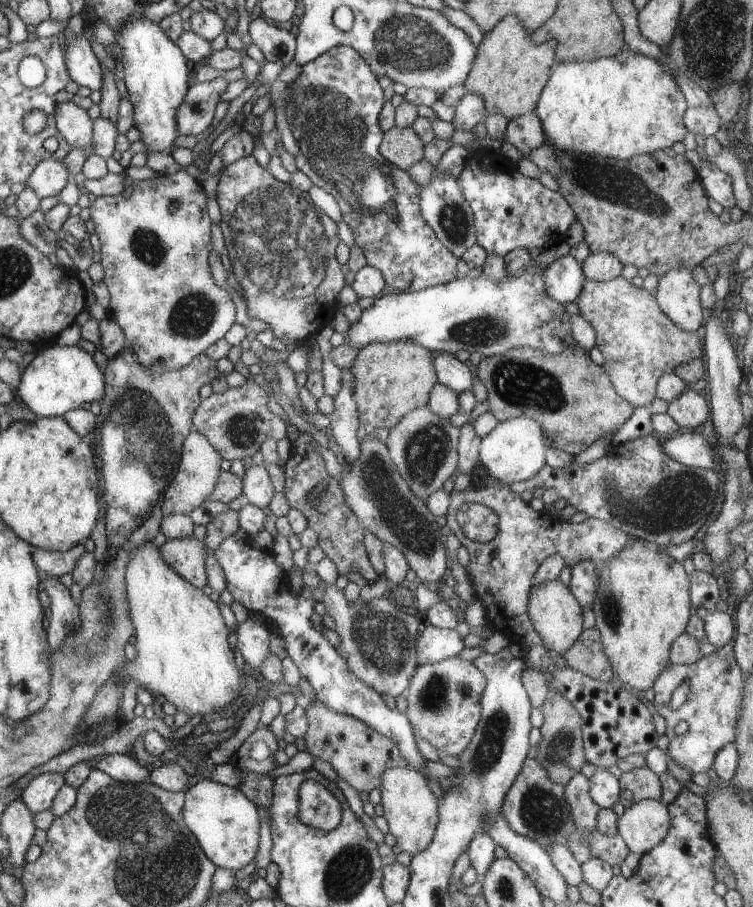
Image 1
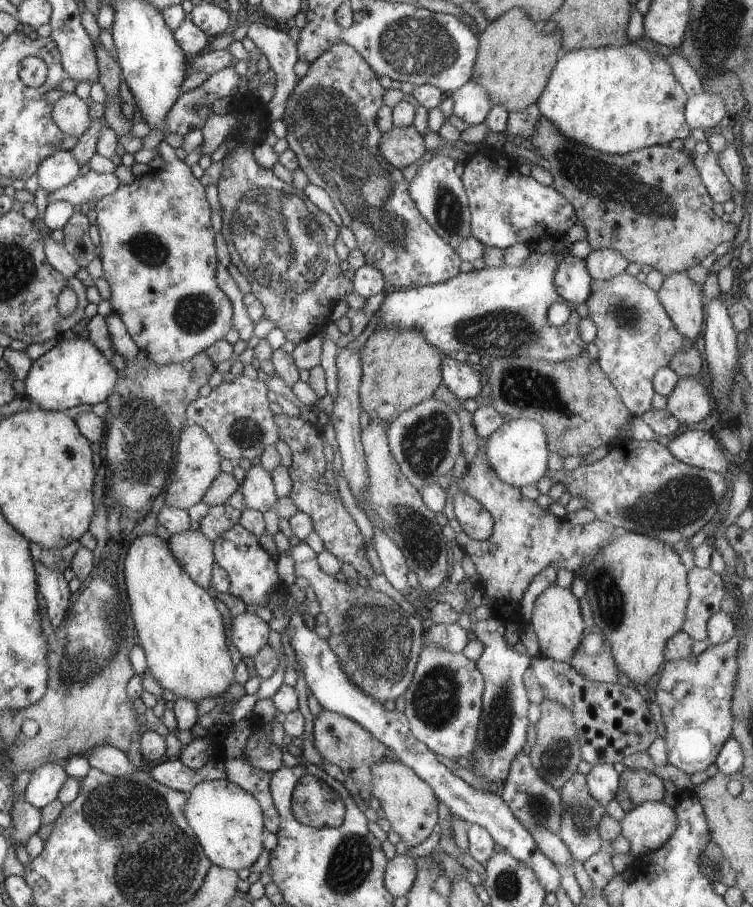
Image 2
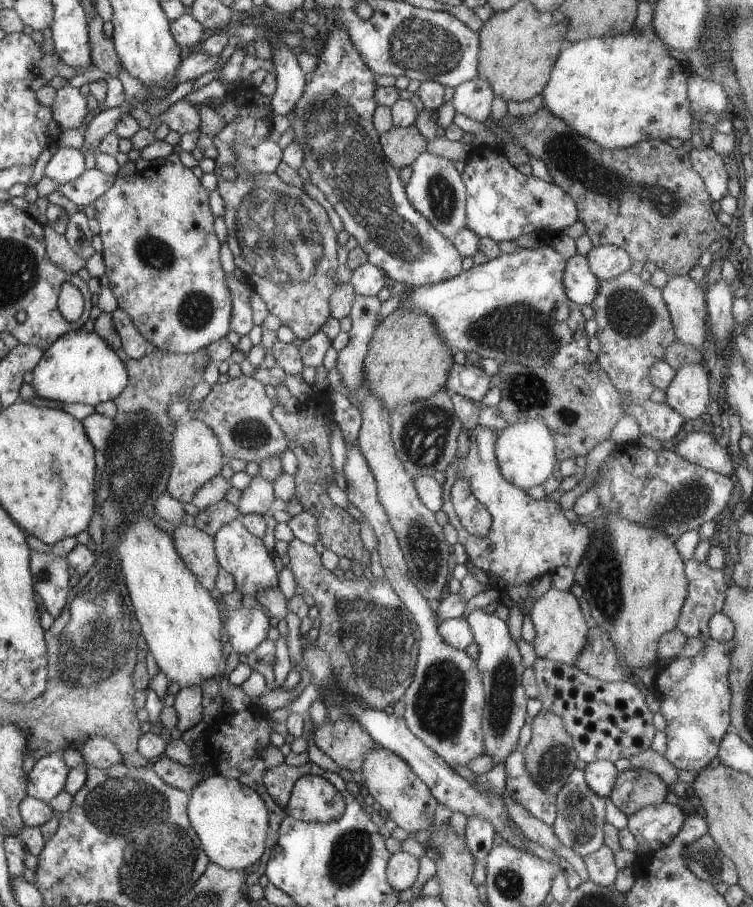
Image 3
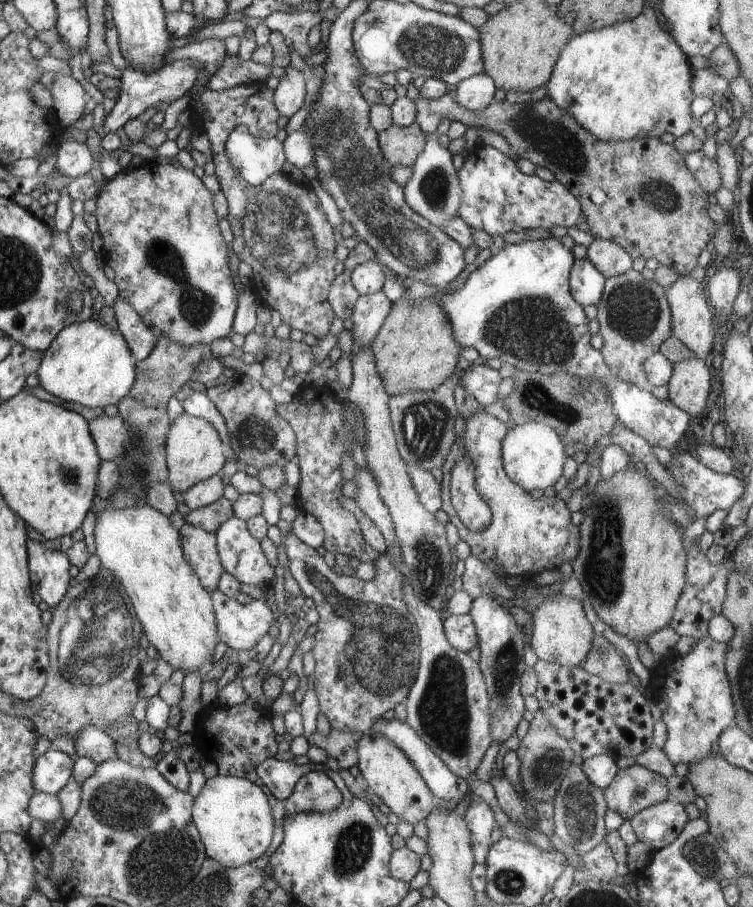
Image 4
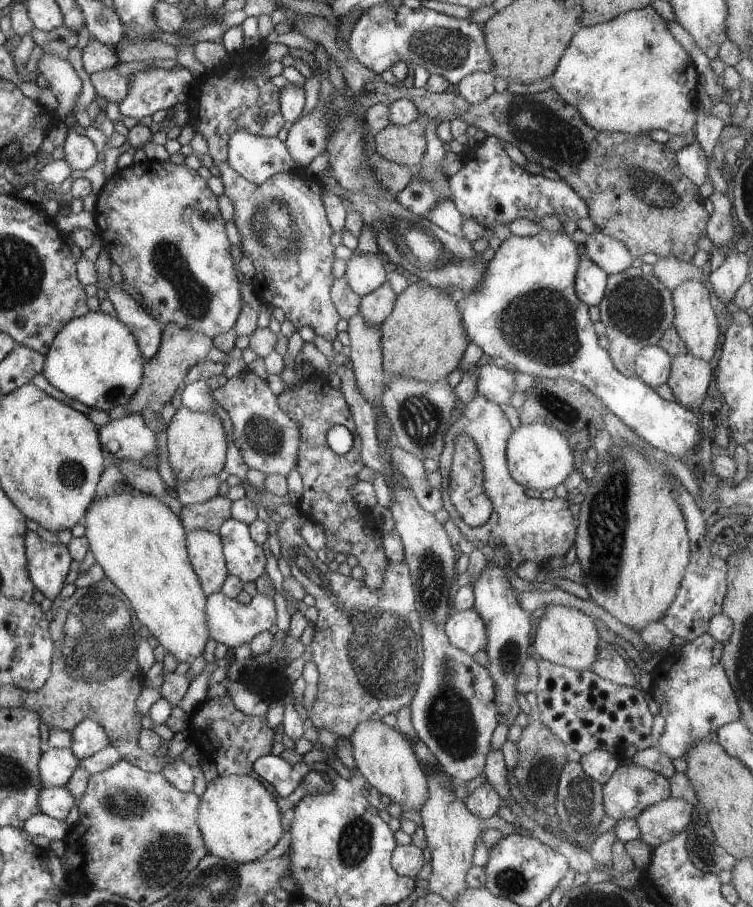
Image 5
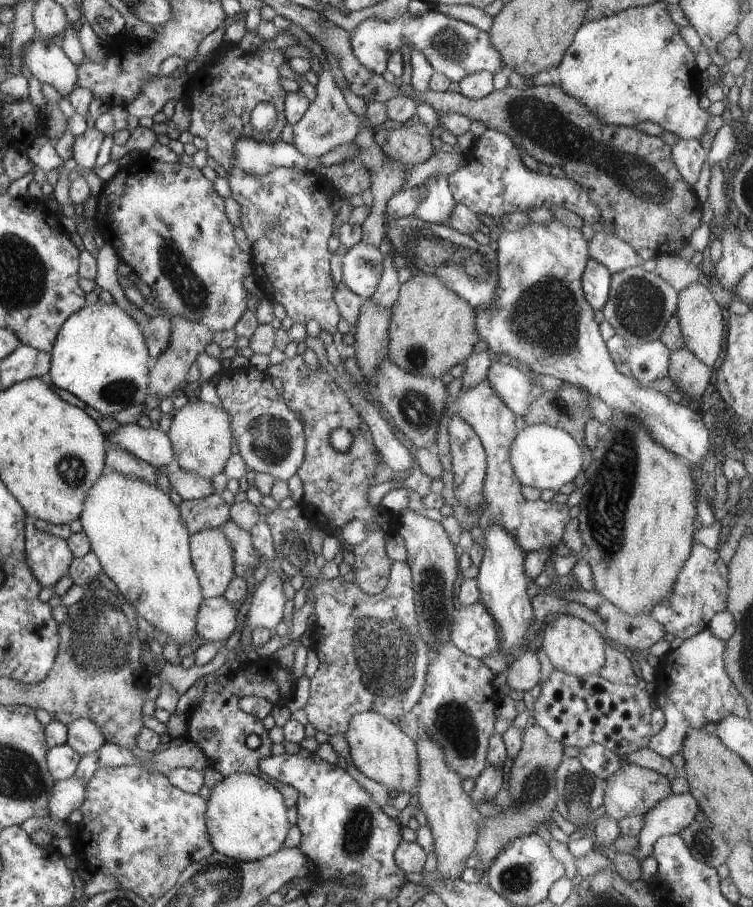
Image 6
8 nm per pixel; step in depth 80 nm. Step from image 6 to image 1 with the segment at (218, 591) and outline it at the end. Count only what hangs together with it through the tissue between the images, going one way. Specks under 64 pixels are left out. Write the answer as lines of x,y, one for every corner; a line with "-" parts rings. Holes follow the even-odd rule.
194,536
183,539
168,539
162,545
162,556
180,576
192,586
202,589
207,584
205,558
208,548

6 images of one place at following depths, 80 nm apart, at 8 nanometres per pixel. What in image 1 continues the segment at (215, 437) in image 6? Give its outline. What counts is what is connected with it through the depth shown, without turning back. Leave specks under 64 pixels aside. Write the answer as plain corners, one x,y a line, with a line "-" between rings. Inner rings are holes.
193,430
187,436
187,440
183,442
178,472
163,494
161,506
163,518
169,514
189,515
194,508
198,508
200,504
204,504
206,500
210,499
211,492
214,490
222,471
220,468
221,462
220,454
212,448
208,439
203,434

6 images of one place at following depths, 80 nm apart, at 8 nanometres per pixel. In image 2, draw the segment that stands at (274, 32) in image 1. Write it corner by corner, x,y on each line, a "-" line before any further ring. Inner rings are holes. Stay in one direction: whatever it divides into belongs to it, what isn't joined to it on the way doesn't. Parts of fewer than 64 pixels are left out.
252,23
249,26
247,36
252,42
254,42
256,48
266,55
266,60
268,60
270,64
269,68
273,70
274,74
277,76
276,86
278,86
278,89
275,91
274,98
272,98
266,106
268,114
267,128
269,128
274,120
283,118
288,95
294,90
296,83
299,81
294,73
294,65
299,59
297,55
297,42
292,40
288,32
284,32
284,30
279,30
262,23

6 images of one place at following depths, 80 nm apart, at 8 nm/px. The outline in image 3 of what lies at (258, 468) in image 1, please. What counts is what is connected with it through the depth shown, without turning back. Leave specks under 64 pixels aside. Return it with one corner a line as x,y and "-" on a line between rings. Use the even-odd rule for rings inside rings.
260,472
251,478
247,488
241,492
237,507
240,515
258,513
266,514
276,500
273,491
273,482
264,478

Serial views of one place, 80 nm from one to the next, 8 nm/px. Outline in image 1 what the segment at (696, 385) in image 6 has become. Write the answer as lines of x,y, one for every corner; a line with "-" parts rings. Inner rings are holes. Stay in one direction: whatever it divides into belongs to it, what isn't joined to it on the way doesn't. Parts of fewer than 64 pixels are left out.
690,387
674,399
669,405
667,413
678,423
680,428
694,431
700,424
708,420
708,402
700,395
699,387

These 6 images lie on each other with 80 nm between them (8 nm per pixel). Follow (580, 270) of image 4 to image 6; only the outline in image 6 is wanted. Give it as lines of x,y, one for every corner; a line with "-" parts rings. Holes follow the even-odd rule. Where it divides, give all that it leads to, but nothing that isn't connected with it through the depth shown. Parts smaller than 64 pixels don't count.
590,259
581,274
581,287
586,302
596,311
608,300
612,273
597,260

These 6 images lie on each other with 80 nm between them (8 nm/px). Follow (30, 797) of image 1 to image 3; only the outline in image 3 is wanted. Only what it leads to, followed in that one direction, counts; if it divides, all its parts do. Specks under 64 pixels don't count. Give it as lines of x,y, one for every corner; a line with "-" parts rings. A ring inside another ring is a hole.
52,753
43,756
33,766
27,782
27,794
32,798
50,802
64,791
70,767
63,755

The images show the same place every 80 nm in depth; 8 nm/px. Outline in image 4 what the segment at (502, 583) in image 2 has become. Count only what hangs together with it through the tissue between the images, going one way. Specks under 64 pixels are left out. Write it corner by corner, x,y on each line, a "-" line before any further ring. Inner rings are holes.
480,406
479,410
475,411
475,413
468,418
464,438
457,438
448,456
449,460
444,461
444,464
441,466
443,470
443,480
440,486
444,493
441,509
448,514
449,522
456,526
459,530
459,537
470,546
471,554
478,558
478,560
486,563
492,570
494,570
494,568
500,568
500,571
507,573
509,576
523,576
532,579
532,577
544,572
544,570
559,569
564,562
571,564
579,553
580,529
579,526
572,524
572,520
570,519
571,513
566,507
565,500
556,496
542,496
541,499
535,499
527,490
524,490
524,488
513,483
512,480
508,478
501,457
501,442
504,440
505,434
508,432
508,429
510,429
510,426
510,423
502,423
498,418
484,412
483,406
-
465,455
467,455
475,466
476,488
480,496
484,499
484,502
490,507
492,513
490,526
483,533
473,533
462,524
456,509
452,506
451,496
447,492
451,481
451,470
457,463
456,460

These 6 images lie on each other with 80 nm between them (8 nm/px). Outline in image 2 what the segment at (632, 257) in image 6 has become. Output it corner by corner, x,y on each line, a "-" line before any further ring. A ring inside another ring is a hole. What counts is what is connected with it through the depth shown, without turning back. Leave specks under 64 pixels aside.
600,249
585,258
588,274
597,281
605,281
625,272
629,265
620,251

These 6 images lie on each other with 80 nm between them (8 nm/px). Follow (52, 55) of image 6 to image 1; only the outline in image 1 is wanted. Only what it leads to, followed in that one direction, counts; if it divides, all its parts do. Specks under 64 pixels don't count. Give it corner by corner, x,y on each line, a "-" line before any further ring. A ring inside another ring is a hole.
72,100
56,105
55,119
62,138
73,148
82,153
94,155
93,120

